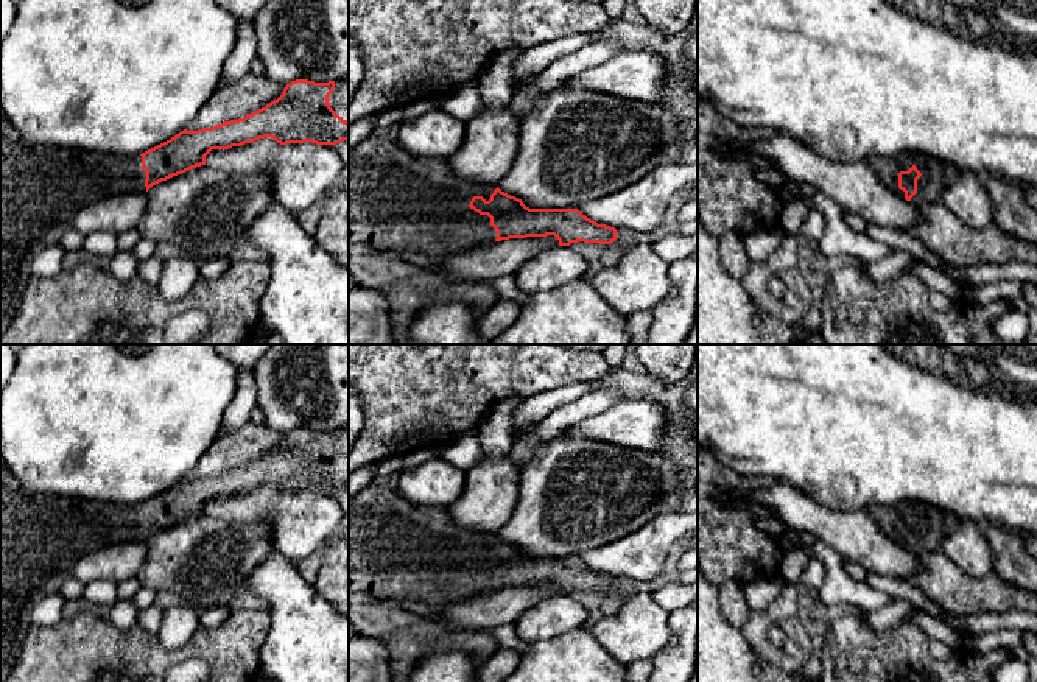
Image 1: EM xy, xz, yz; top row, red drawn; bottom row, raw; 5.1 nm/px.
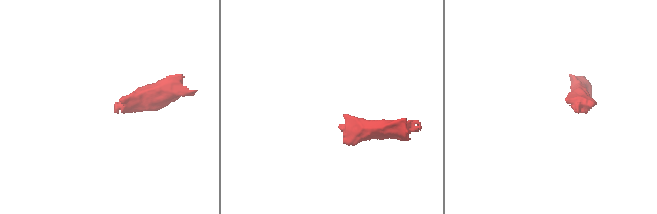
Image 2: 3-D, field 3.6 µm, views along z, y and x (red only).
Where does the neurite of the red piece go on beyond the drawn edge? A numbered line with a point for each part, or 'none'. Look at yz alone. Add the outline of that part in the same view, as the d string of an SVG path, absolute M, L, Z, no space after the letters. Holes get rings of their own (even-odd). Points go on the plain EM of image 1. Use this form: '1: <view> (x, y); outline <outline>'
1: yz (936, 525); outline M905 500L900 503L872 503L866 511L877 526L891 540L902 547L905 547L905 540L898 537L898 522L908 520L916 514L922 522L917 528L917 542L909 550L916 556L923 551L940 550L944 540L961 523L954 514L916 500Z

